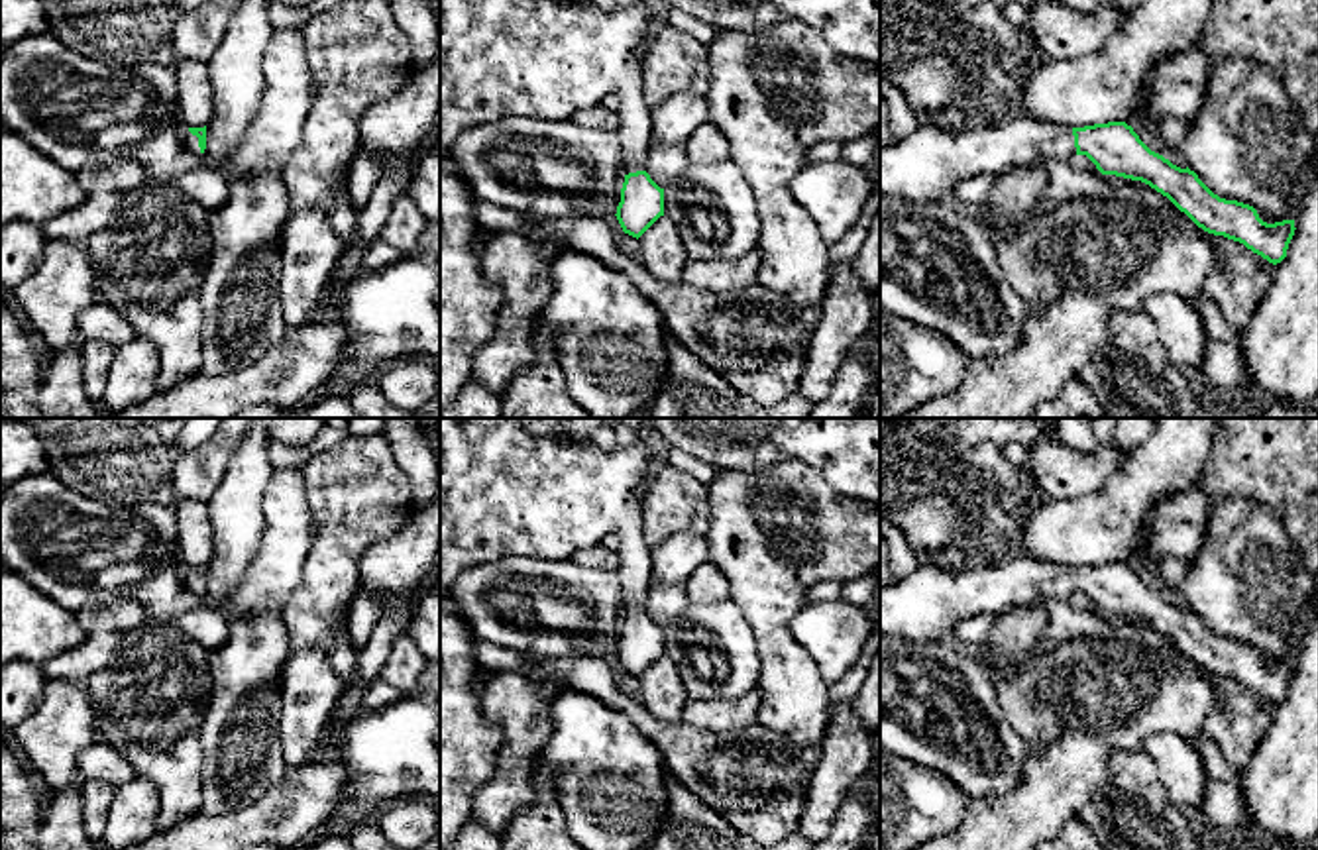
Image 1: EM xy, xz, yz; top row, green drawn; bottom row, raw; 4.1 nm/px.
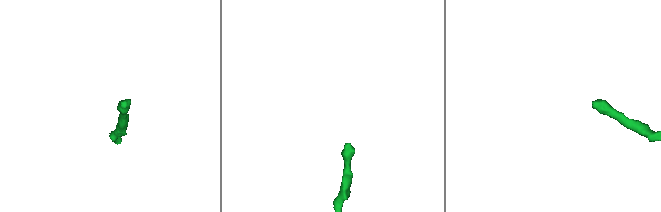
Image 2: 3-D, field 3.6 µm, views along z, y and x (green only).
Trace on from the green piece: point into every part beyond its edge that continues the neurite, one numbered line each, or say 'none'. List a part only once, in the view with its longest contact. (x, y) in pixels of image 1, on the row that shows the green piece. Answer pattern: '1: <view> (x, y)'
1: yz (924, 165)

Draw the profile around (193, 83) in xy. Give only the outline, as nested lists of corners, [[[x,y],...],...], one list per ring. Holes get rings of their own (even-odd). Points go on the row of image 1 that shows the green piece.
[[[179,57],[173,69],[177,73],[177,106],[181,110],[185,130],[204,128],[212,118],[208,63]]]

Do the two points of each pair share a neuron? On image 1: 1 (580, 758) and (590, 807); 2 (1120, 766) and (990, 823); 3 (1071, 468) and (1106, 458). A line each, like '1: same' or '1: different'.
1: same
2: different
3: same

